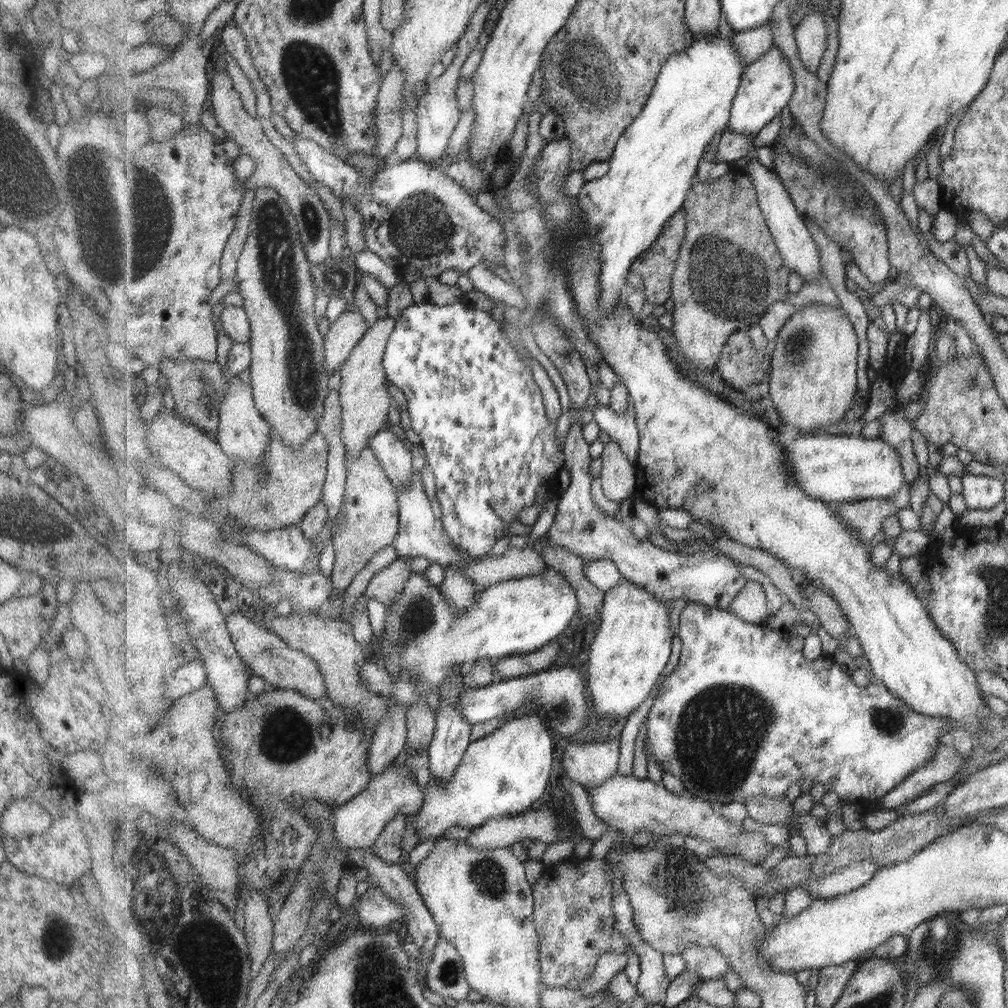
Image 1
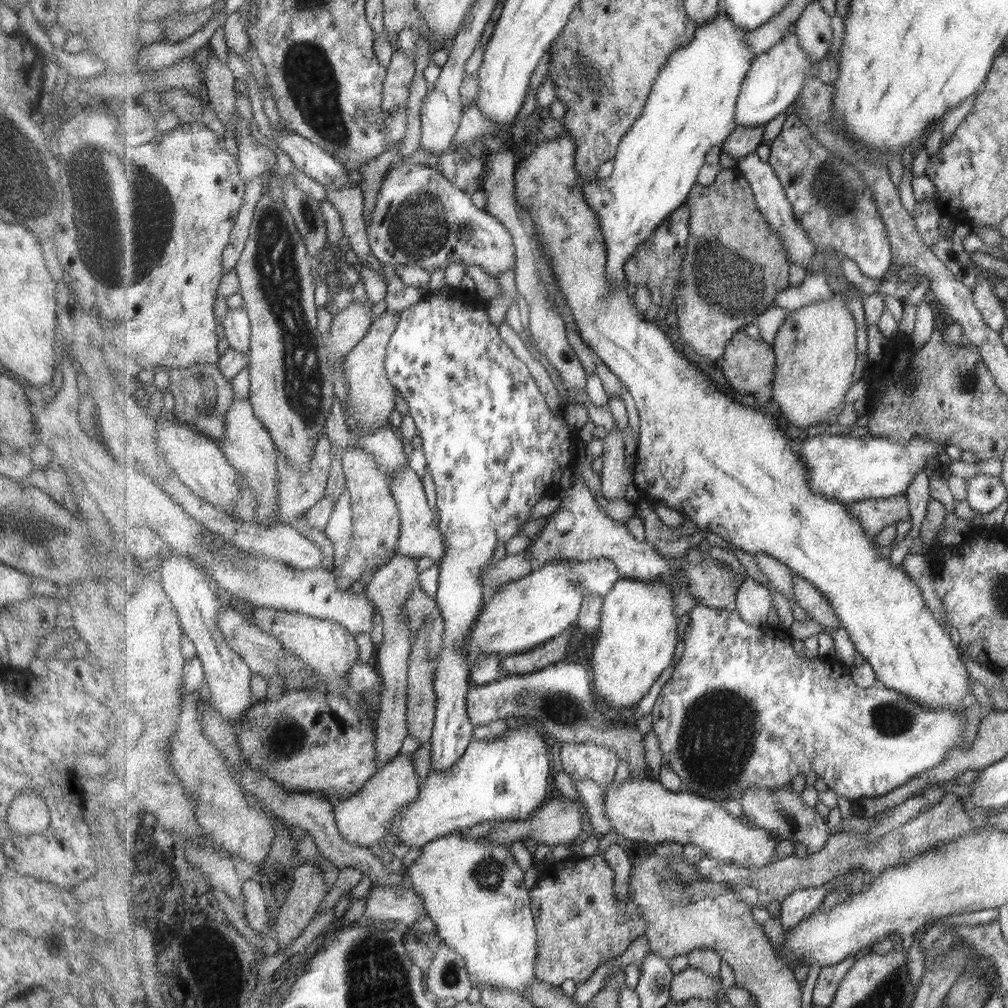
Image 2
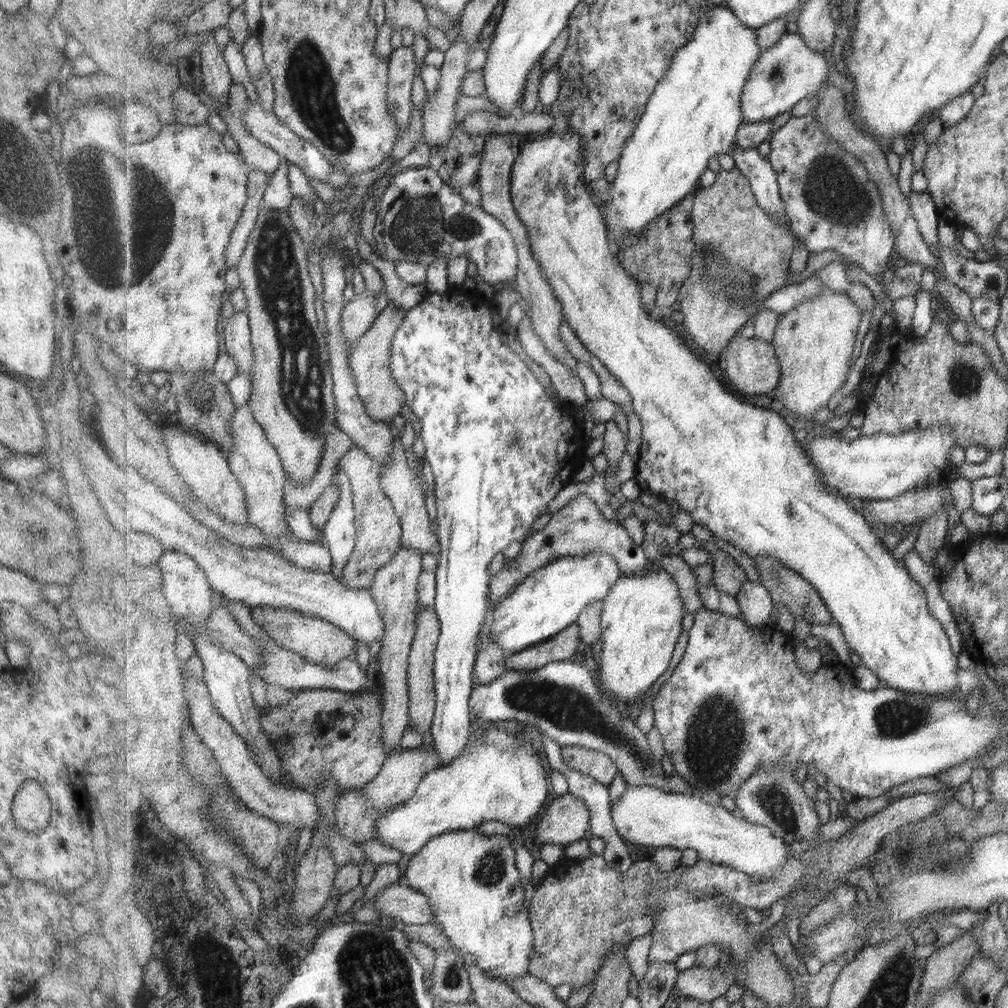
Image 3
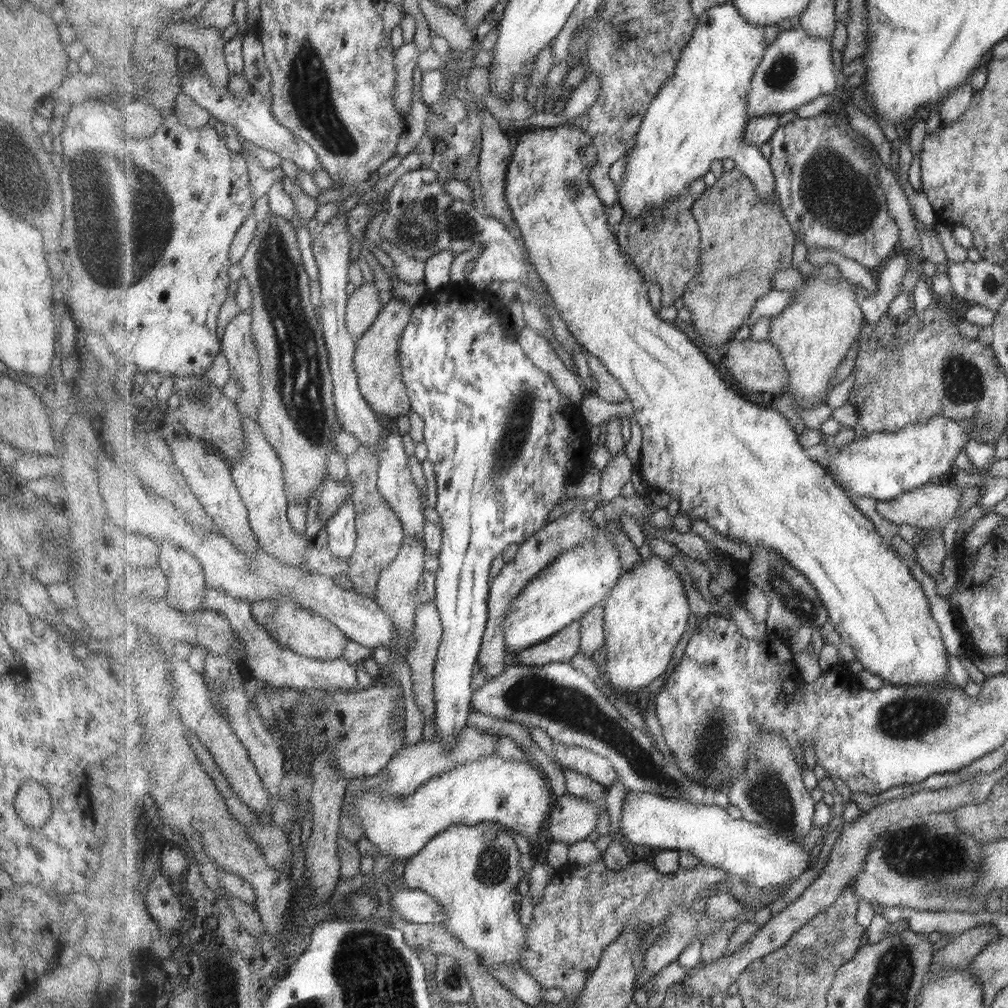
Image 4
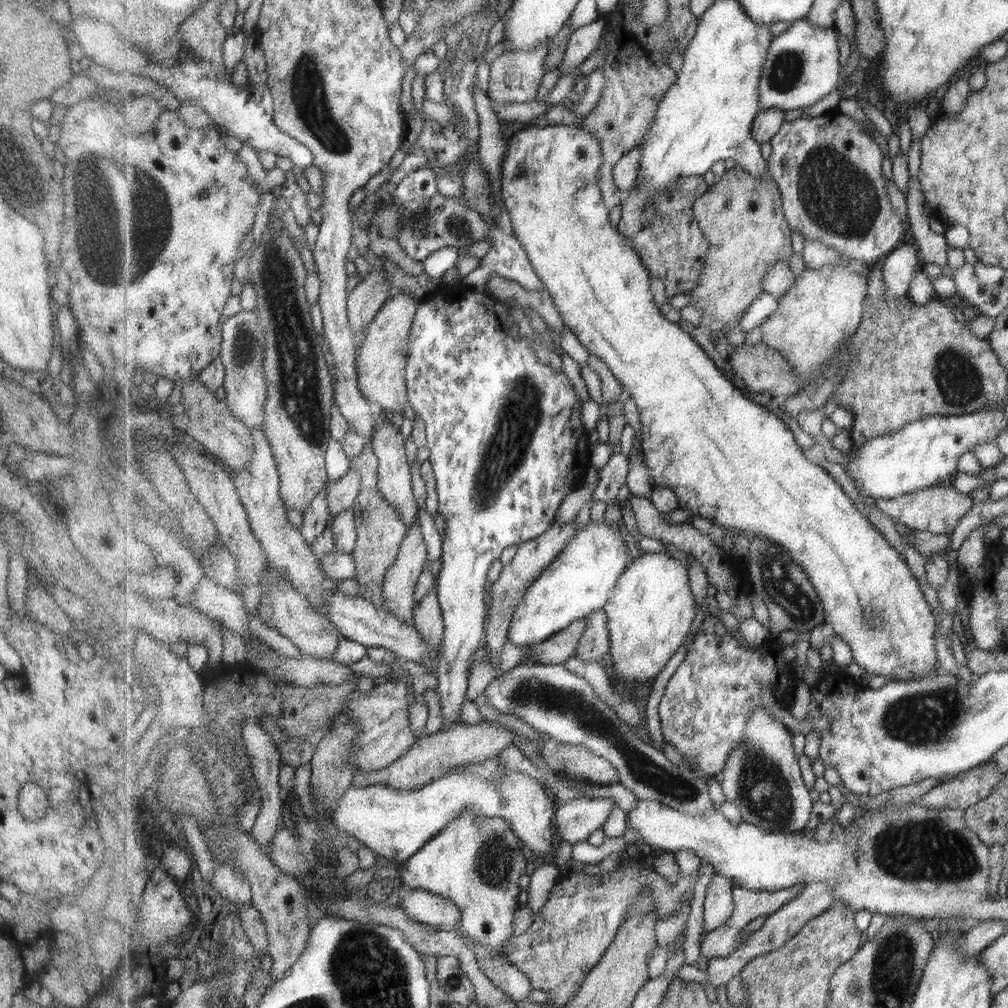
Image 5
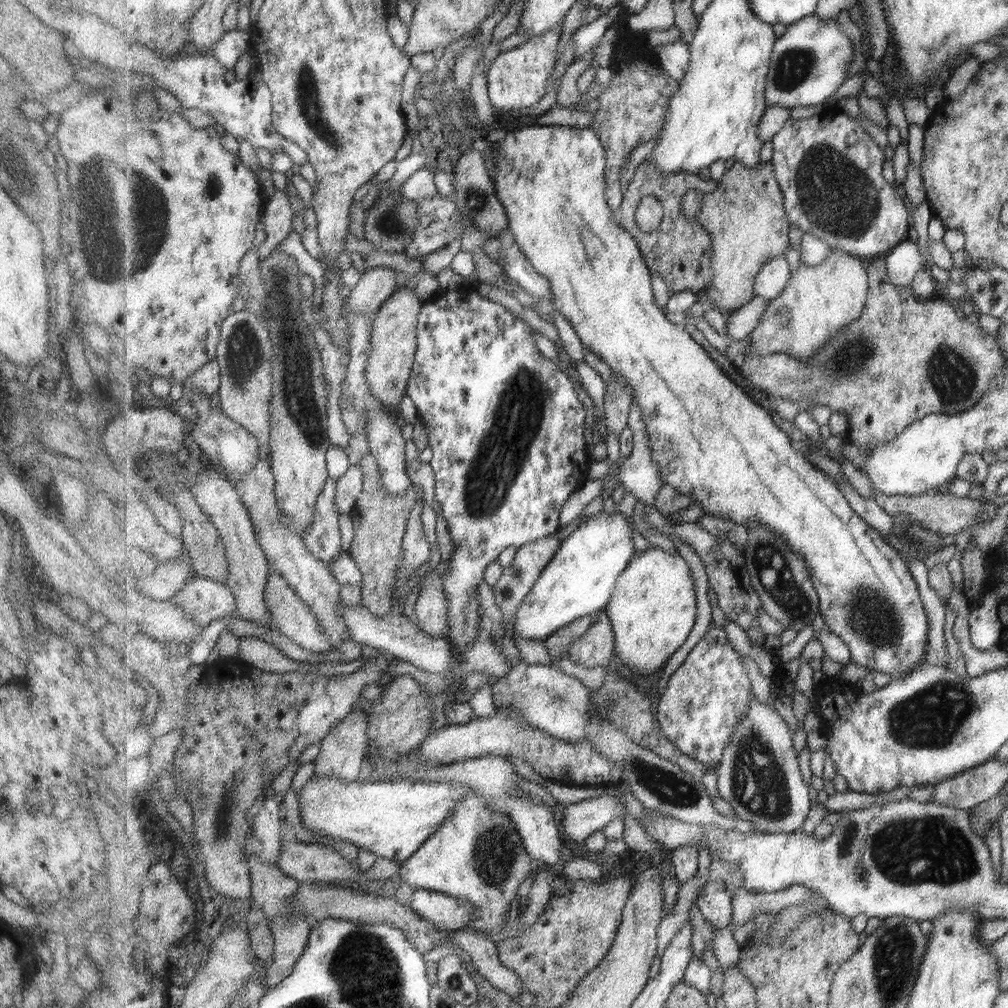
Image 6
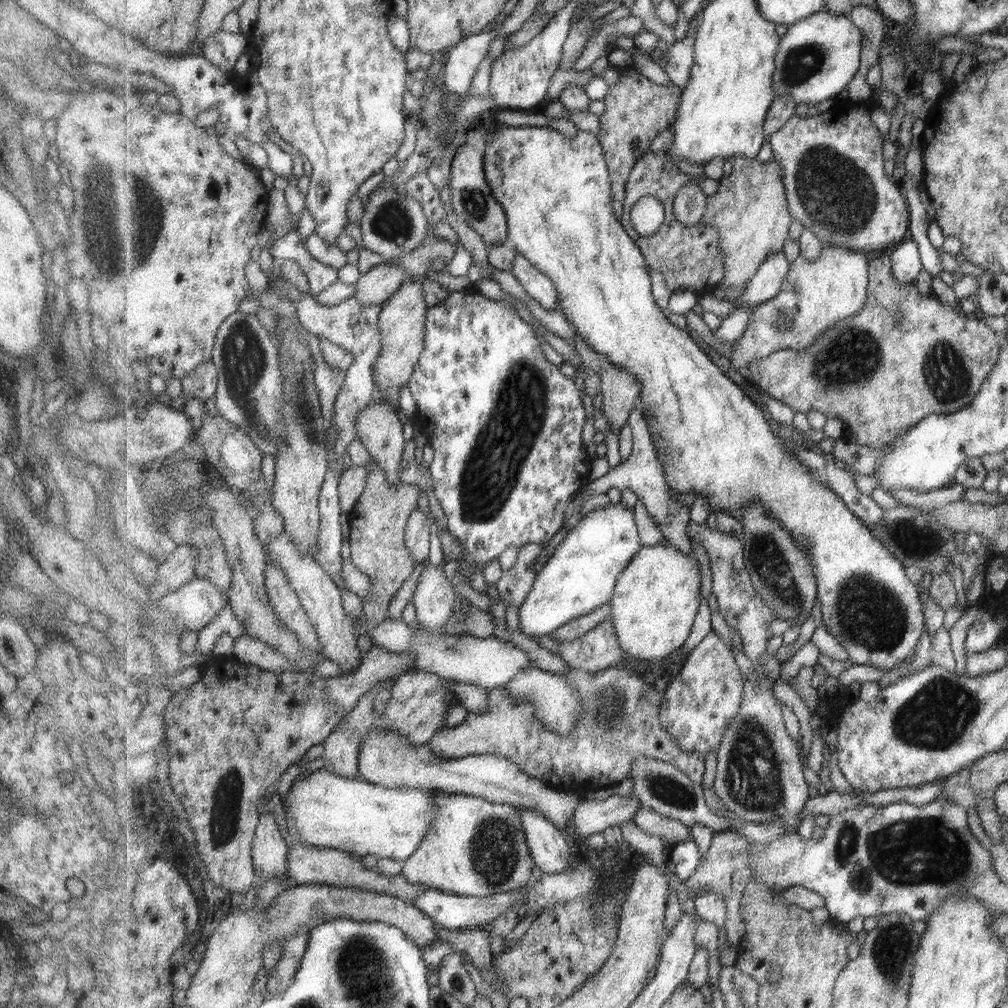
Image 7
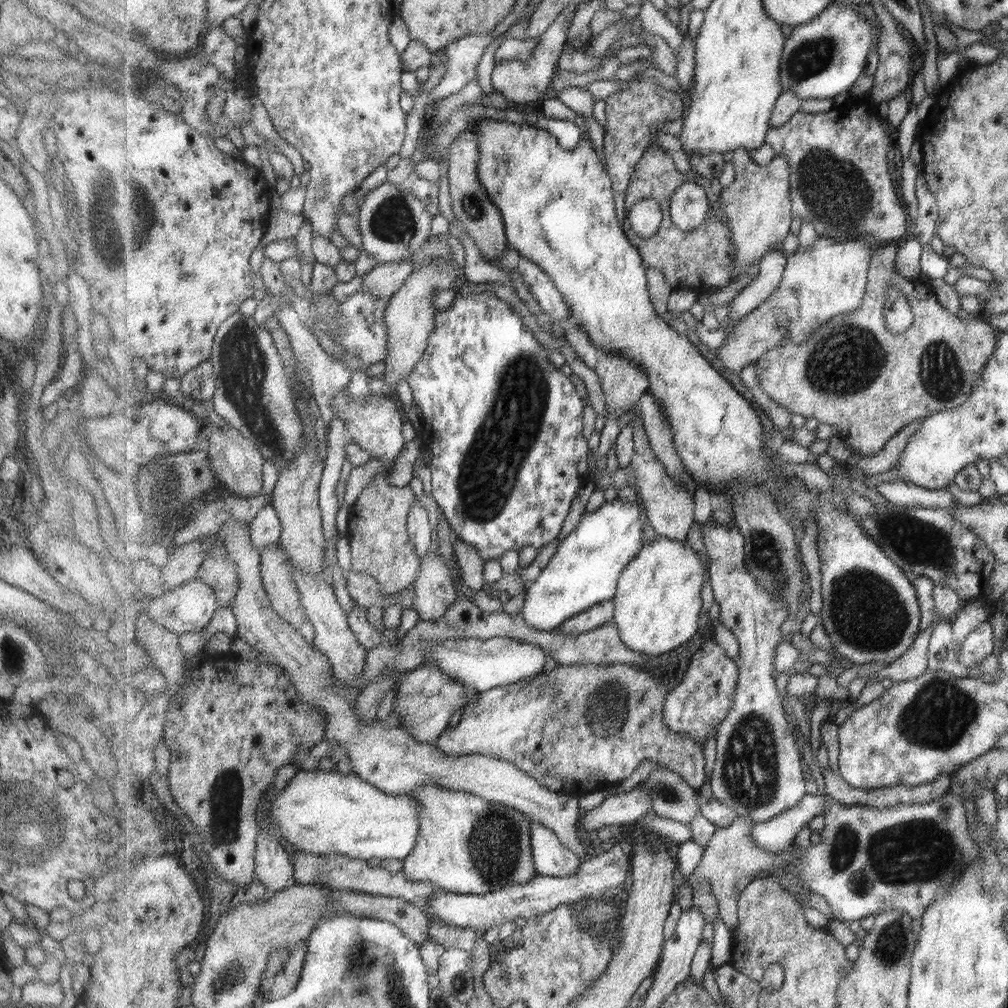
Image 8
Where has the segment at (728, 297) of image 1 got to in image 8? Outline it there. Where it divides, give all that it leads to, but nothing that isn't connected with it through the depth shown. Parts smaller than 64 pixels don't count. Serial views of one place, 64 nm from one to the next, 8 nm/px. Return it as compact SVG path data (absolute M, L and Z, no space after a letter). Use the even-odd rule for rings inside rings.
M737 149L733 151L732 163L736 168L736 181L731 186L725 186L722 189L721 200L716 206L711 206L714 210L709 213L715 213L718 219L727 223L732 228L732 241L736 248L736 269L734 270L735 281L745 274L751 266L755 266L757 260L760 261L765 253L773 251L773 244L779 244L785 240L791 232L791 220L794 217L791 196L791 165L785 155L777 154L776 157L765 166L755 162L747 149Z

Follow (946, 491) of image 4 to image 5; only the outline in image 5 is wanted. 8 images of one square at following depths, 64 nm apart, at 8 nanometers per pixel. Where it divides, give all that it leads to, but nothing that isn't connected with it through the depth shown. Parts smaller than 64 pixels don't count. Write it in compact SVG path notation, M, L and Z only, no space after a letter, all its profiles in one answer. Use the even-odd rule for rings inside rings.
M951 482L940 483L913 494L905 494L894 499L879 499L877 506L883 509L896 522L909 529L928 530L935 534L951 534L963 518L975 505L970 495L961 494Z

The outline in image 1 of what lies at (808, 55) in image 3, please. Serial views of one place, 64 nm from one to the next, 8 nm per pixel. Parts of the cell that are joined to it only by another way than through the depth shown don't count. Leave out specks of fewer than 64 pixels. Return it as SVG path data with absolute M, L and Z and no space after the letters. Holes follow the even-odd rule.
M775 46L765 56L746 68L742 85L734 100L729 131L757 136L790 104L796 85L790 60L783 50Z

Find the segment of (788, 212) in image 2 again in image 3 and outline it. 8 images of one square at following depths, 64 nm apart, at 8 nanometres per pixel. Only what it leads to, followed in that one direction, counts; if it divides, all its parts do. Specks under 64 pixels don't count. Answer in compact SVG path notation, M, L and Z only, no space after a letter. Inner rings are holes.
M723 5L713 6L711 10L703 11L699 13L700 26L694 32L694 37L689 44L682 46L675 54L673 62L671 63L670 69L666 72L665 78L657 85L655 92L651 95L650 101L646 106L646 113L644 117L639 121L635 133L631 136L631 139L627 141L627 145L623 147L622 155L618 160L617 171L615 180L612 182L610 188L610 194L606 200L600 200L598 195L595 194L596 199L600 202L607 223L607 230L610 234L613 247L616 249L617 255L622 252L622 242L625 237L628 237L631 233L639 234L642 233L657 217L661 217L666 210L672 209L682 198L685 198L701 180L701 176L707 172L710 168L710 160L719 156L719 154L728 154L735 160L735 166L742 170L742 173L750 179L752 189L754 190L755 196L758 199L758 203L763 207L772 217L775 217L778 221L785 221L789 223L788 216L786 215L786 202L782 199L782 191L780 190L780 184L778 181L778 171L774 169L774 166L770 163L770 159L765 158L760 153L759 149L744 149L736 145L737 133L741 129L743 122L743 111L742 111L742 96L744 93L745 85L749 80L751 71L757 64L759 57L762 56L762 46L759 44L758 29L751 28L750 26L744 25L741 19L735 14L734 10Z

